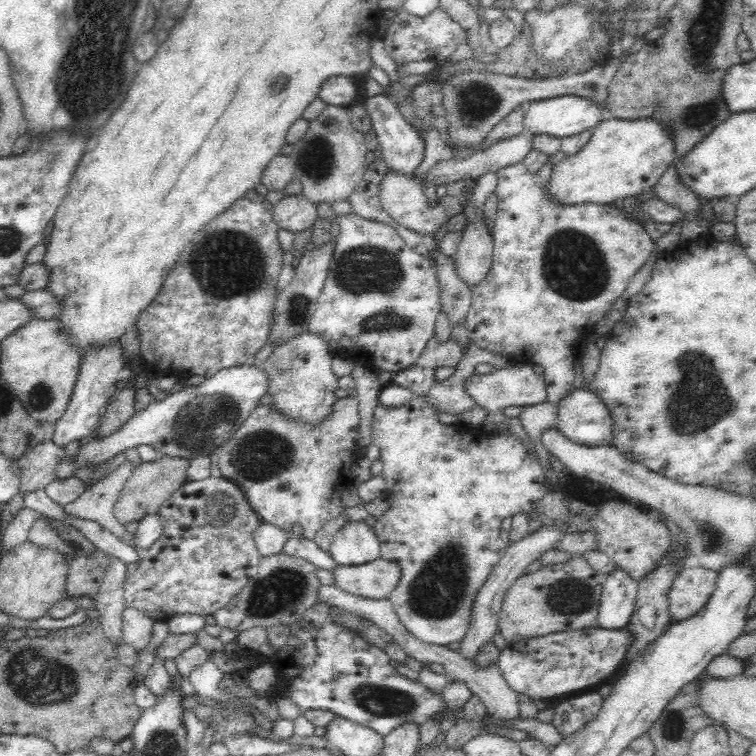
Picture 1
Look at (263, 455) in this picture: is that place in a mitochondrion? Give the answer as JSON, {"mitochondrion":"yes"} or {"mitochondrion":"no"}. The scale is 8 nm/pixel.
{"mitochondrion":"yes"}

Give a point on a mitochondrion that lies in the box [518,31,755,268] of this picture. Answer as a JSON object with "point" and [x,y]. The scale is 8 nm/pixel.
{"point":[692,116]}

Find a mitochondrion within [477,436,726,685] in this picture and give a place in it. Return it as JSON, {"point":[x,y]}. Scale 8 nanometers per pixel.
{"point":[573,596]}

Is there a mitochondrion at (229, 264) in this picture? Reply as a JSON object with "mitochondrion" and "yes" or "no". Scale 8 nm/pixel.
{"mitochondrion":"yes"}

